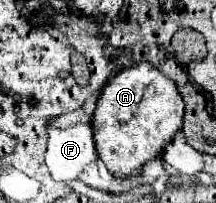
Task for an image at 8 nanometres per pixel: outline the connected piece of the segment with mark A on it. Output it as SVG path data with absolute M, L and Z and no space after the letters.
M140 62L120 70L104 86L96 102L92 128L100 160L114 176L130 176L164 150L164 146L182 128L182 116L184 100L178 92L178 86L172 84L172 80L150 62Z

